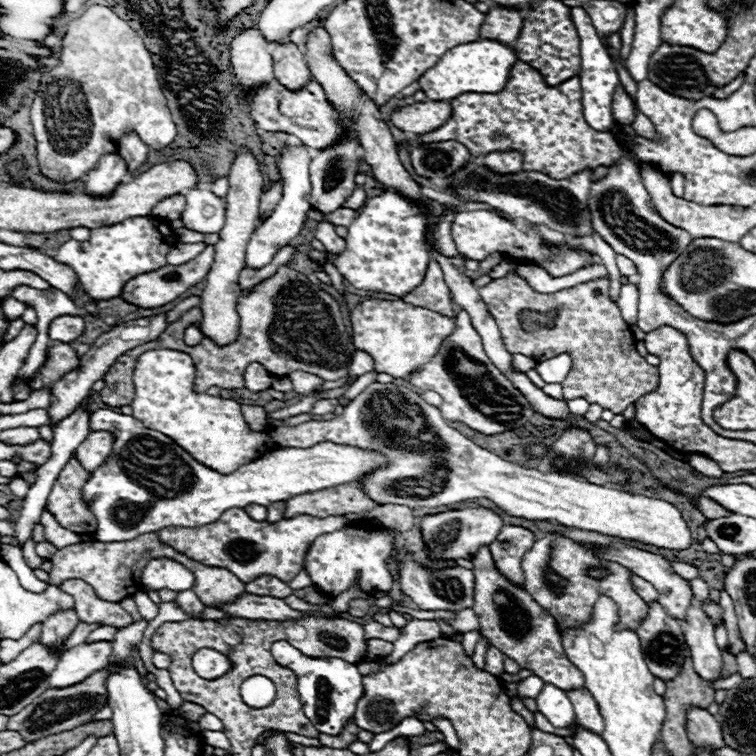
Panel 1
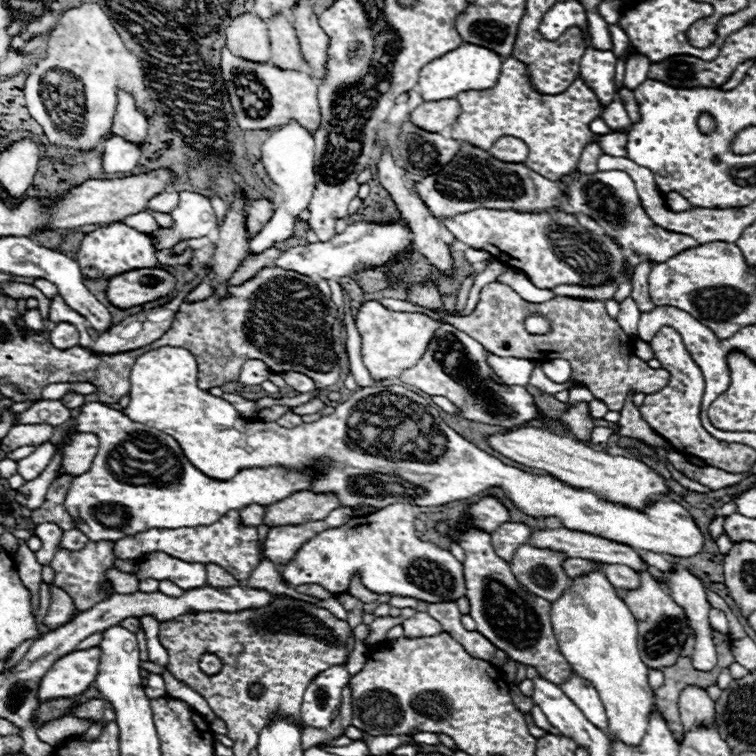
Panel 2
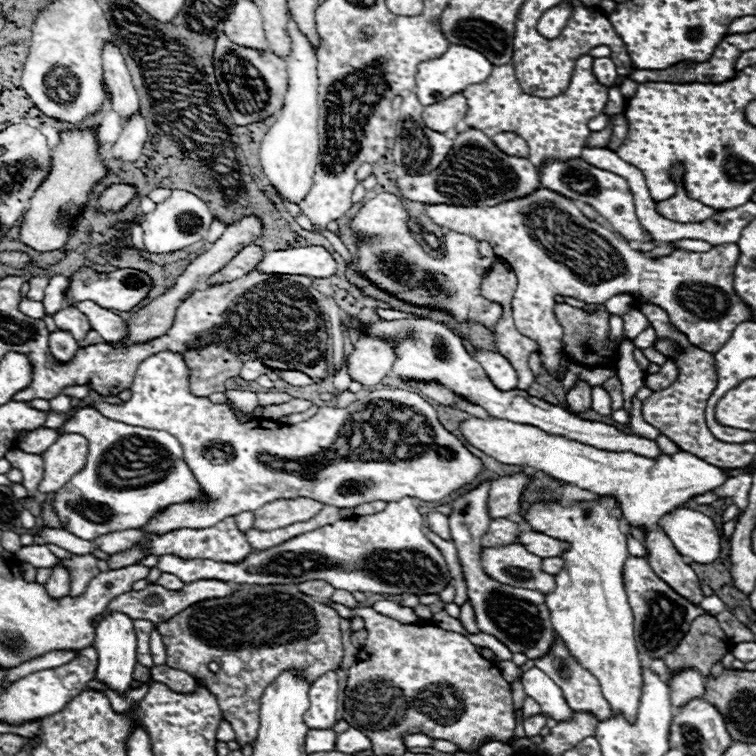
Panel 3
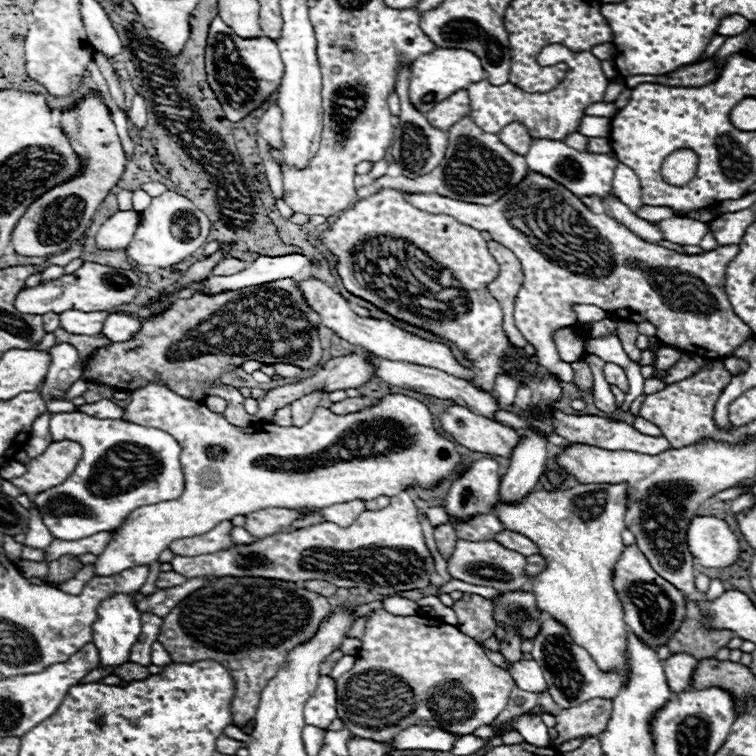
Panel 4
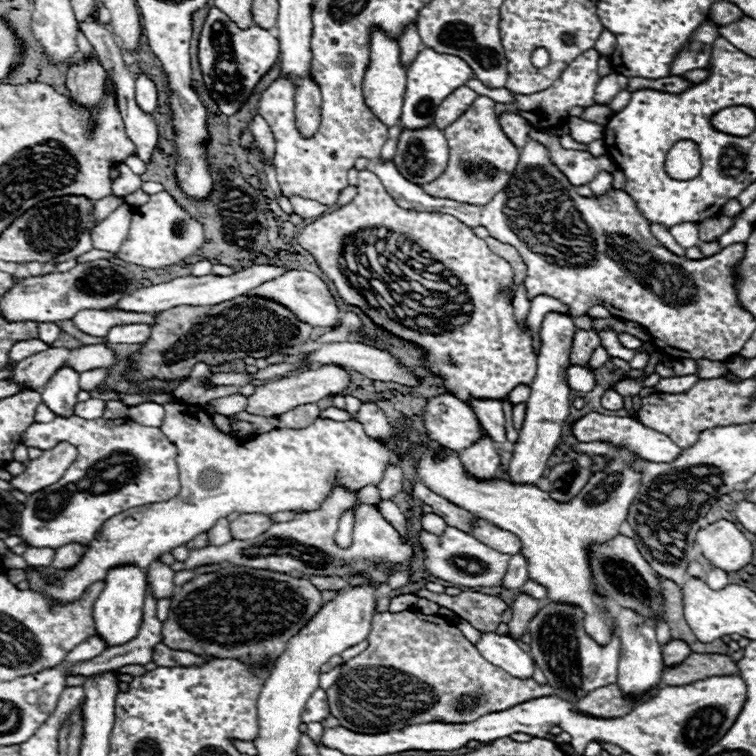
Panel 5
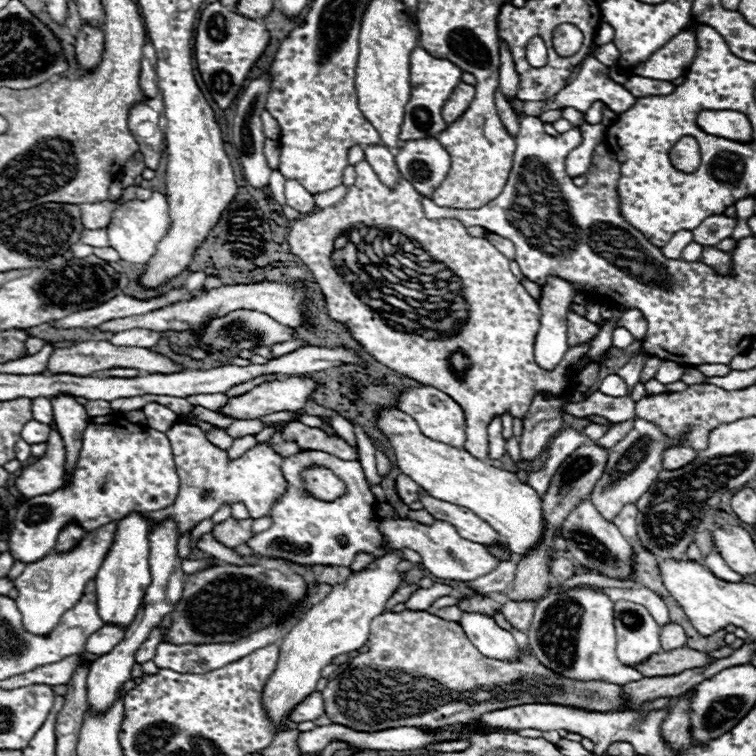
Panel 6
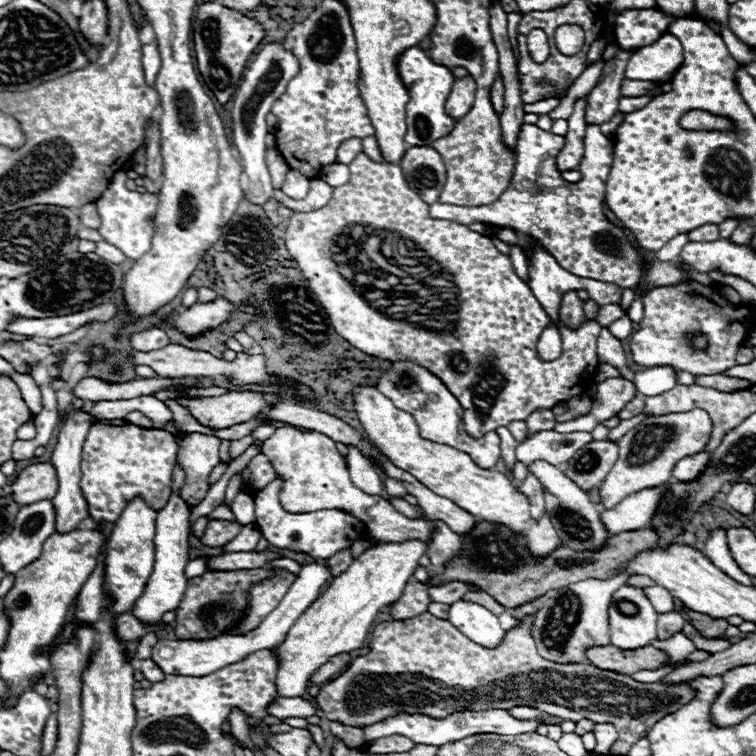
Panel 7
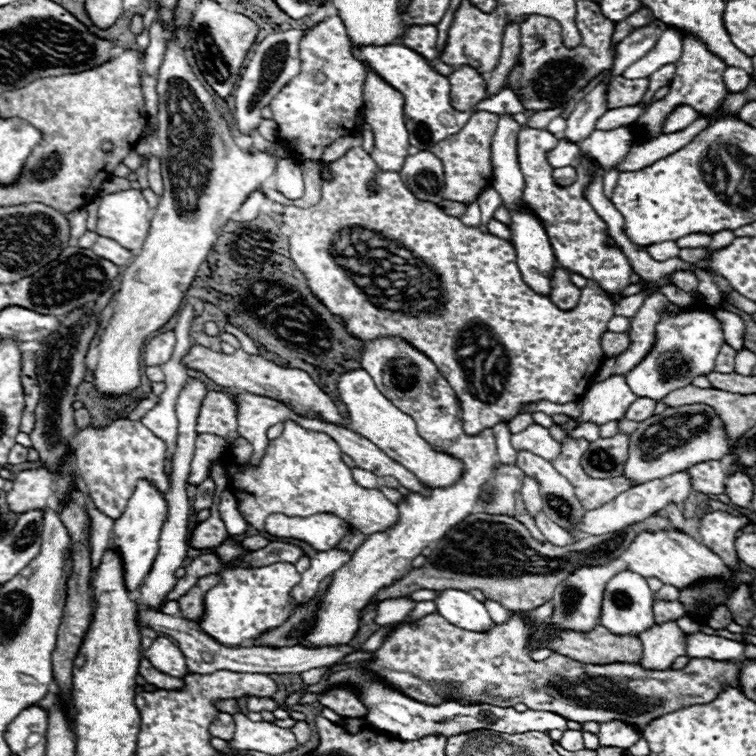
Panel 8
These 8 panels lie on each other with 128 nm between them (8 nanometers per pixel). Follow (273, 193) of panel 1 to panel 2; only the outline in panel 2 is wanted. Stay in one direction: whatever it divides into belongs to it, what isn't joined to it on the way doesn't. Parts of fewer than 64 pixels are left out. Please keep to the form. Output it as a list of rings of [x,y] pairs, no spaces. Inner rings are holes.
[[[256,200],[248,212],[246,212],[246,232],[248,238],[256,236],[256,232],[260,232],[260,228],[264,228],[264,224],[272,218],[272,204],[268,200]]]

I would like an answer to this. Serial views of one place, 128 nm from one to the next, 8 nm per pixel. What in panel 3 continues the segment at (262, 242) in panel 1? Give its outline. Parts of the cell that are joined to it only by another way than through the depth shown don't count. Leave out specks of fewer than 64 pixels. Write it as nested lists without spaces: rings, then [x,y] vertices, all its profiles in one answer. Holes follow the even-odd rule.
[[[288,10],[288,34],[292,50],[284,58],[288,66],[288,90],[284,96],[282,112],[272,128],[266,132],[260,144],[260,164],[268,180],[282,192],[284,198],[294,204],[308,194],[312,184],[312,172],[318,160],[318,74],[316,74],[316,50],[308,38],[300,32]]]

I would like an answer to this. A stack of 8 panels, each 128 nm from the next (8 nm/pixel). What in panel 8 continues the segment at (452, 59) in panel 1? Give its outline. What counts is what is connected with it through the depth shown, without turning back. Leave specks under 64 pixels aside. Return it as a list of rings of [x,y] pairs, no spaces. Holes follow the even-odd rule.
[[[370,44],[370,46],[362,46],[362,48],[354,46],[354,56],[360,62],[364,62],[370,70],[374,70],[382,80],[386,80],[392,88],[402,92],[406,128],[410,132],[410,144],[418,150],[430,150],[432,144],[456,134],[476,111],[484,110],[492,114],[516,114],[516,112],[528,114],[528,110],[522,108],[522,104],[518,102],[516,94],[508,88],[504,88],[500,94],[480,102],[468,112],[458,112],[450,104],[448,78],[436,74],[432,70],[432,66],[418,52],[412,52],[410,48],[404,48],[402,44],[386,44],[386,46]]]

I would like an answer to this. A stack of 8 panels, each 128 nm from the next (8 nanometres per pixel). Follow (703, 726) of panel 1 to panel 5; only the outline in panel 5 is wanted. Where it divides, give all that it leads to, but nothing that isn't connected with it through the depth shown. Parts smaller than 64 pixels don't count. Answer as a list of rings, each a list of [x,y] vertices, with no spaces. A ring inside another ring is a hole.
[[[668,640],[662,646],[662,652],[664,652],[664,664],[680,664],[680,660],[688,656],[690,646],[684,640]]]

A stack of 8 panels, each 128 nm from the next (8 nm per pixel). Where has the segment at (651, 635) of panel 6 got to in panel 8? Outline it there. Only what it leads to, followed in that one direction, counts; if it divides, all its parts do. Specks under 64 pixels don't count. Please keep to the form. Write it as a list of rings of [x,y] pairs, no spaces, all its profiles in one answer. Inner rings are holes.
[[[618,572],[604,588],[604,598],[602,598],[602,612],[600,612],[600,624],[608,628],[612,634],[620,636],[638,636],[642,630],[648,630],[654,624],[654,614],[652,614],[652,600],[654,592],[650,590],[648,582],[644,576],[636,572]]]

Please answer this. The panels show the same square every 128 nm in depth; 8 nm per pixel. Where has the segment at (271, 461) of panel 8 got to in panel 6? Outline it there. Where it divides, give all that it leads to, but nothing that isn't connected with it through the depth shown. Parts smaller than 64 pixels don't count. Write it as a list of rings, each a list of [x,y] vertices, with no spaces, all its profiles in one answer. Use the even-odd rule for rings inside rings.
[[[276,432],[270,440],[268,440],[268,444],[274,448],[274,452],[278,452],[282,458],[288,458],[288,456],[292,456],[292,454],[298,454],[298,452],[302,452],[302,448],[296,444],[296,442],[292,442],[292,440],[282,440],[282,434],[280,432]],[[310,466],[302,470],[302,482],[304,490],[310,492],[318,500],[336,500],[342,494],[346,494],[346,484],[328,468],[324,466]],[[400,516],[386,518],[386,520],[380,518],[378,530],[384,534],[384,538],[394,550],[410,548],[418,552],[422,556],[424,568],[428,568],[434,576],[444,578],[444,580],[458,580],[458,582],[474,580],[476,576],[484,576],[484,572],[490,572],[498,564],[498,560],[492,554],[488,554],[482,544],[462,538],[456,532],[456,528],[444,520],[436,520],[432,524],[420,524],[416,520],[408,520]]]

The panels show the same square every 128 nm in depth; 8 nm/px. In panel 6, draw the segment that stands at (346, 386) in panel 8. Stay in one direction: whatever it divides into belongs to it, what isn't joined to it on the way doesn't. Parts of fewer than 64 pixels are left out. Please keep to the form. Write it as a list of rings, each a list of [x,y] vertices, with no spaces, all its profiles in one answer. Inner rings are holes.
[[[398,408],[380,410],[376,424],[392,444],[398,458],[396,466],[400,468],[400,472],[412,476],[412,480],[430,496],[472,510],[502,536],[502,542],[506,542],[514,554],[528,552],[540,540],[544,528],[542,500],[512,472],[498,470],[488,462],[474,458],[466,450],[458,450],[454,446],[424,438],[414,418]]]

